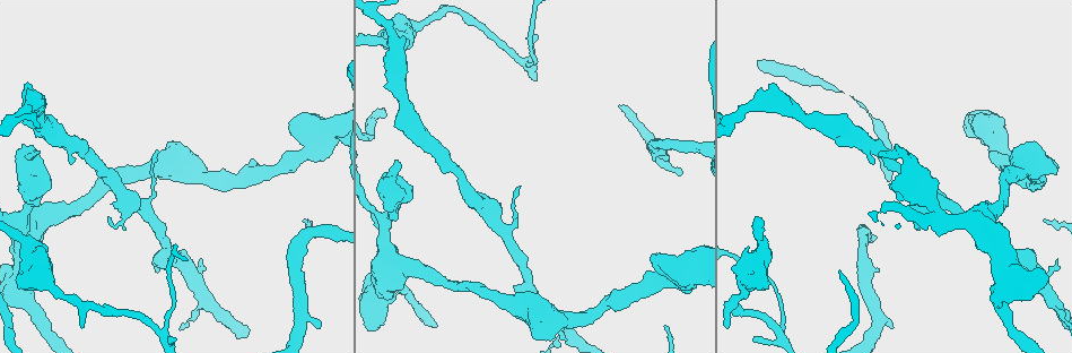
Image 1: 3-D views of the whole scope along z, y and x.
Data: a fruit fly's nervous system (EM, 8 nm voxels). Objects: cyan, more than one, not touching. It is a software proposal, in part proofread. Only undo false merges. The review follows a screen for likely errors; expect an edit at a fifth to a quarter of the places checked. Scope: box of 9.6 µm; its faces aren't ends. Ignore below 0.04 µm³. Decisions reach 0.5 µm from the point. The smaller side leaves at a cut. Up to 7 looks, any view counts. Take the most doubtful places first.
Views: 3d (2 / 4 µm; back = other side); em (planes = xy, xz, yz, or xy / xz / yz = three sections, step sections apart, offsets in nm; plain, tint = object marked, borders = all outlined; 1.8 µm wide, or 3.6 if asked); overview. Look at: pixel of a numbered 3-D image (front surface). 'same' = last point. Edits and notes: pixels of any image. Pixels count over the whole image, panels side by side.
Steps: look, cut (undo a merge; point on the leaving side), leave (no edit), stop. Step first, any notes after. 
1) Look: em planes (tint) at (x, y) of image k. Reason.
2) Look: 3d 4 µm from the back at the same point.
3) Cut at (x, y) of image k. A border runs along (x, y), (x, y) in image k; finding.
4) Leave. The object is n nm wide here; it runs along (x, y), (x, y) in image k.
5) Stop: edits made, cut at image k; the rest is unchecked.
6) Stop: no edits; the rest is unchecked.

Look: em 3.6 µm xz step 16 (tint) at (751, 272) of image 1. Calibre changes.

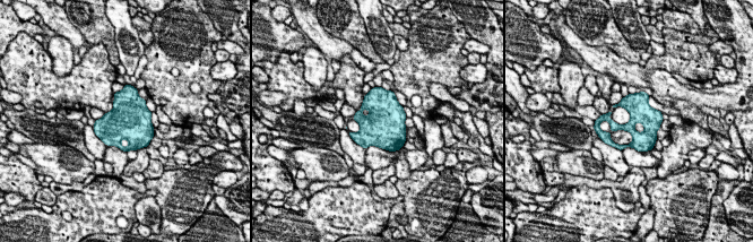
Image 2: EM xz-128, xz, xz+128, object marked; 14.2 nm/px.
Look: em 3.6 µm planes (tint) at the same point. Another direction.

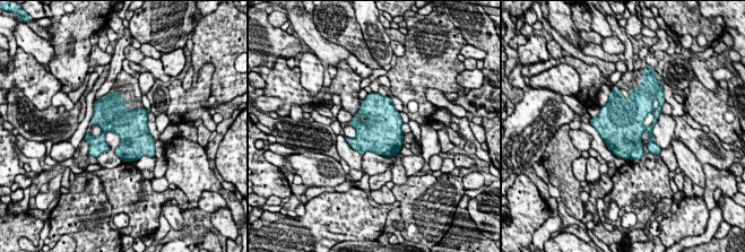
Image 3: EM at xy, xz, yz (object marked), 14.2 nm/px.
Leave. One cell here.

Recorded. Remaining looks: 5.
Look: 3d 4 µm at (191, 170) of image 1. Calibre changes.

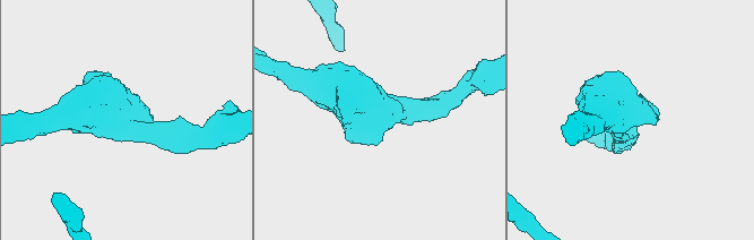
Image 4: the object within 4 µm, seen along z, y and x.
Look: em planes (tint) at (131, 117) of image 4. The arms are 320, 500 nm wide; now the EM.

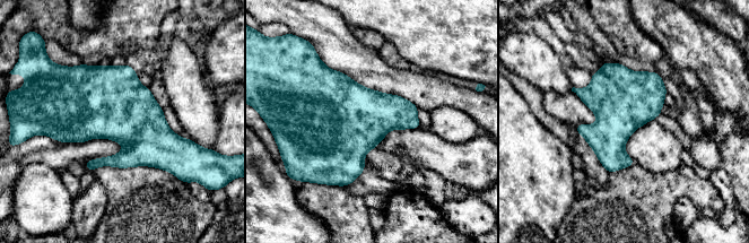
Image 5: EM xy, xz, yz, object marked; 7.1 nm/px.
Leave. All the same cell.

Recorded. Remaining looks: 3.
Look: em 3.6 µm planes (plain) at (804, 114) of image 1. Thick turns thin.

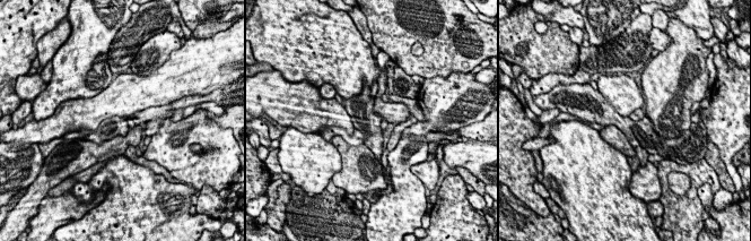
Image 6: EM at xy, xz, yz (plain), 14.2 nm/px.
Look: em 3.6 µm planes (tint) at the same point. With the object marked.

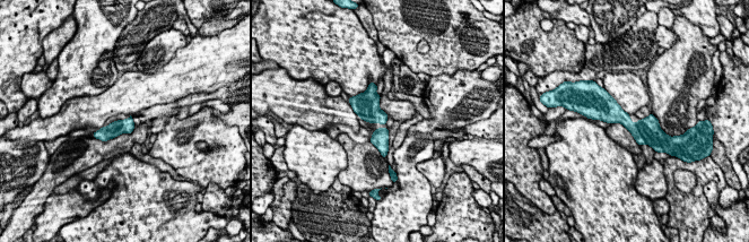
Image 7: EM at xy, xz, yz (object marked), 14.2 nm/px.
Leave. One cell here.

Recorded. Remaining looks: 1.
Stop: no edits; the rest is unchecked.

